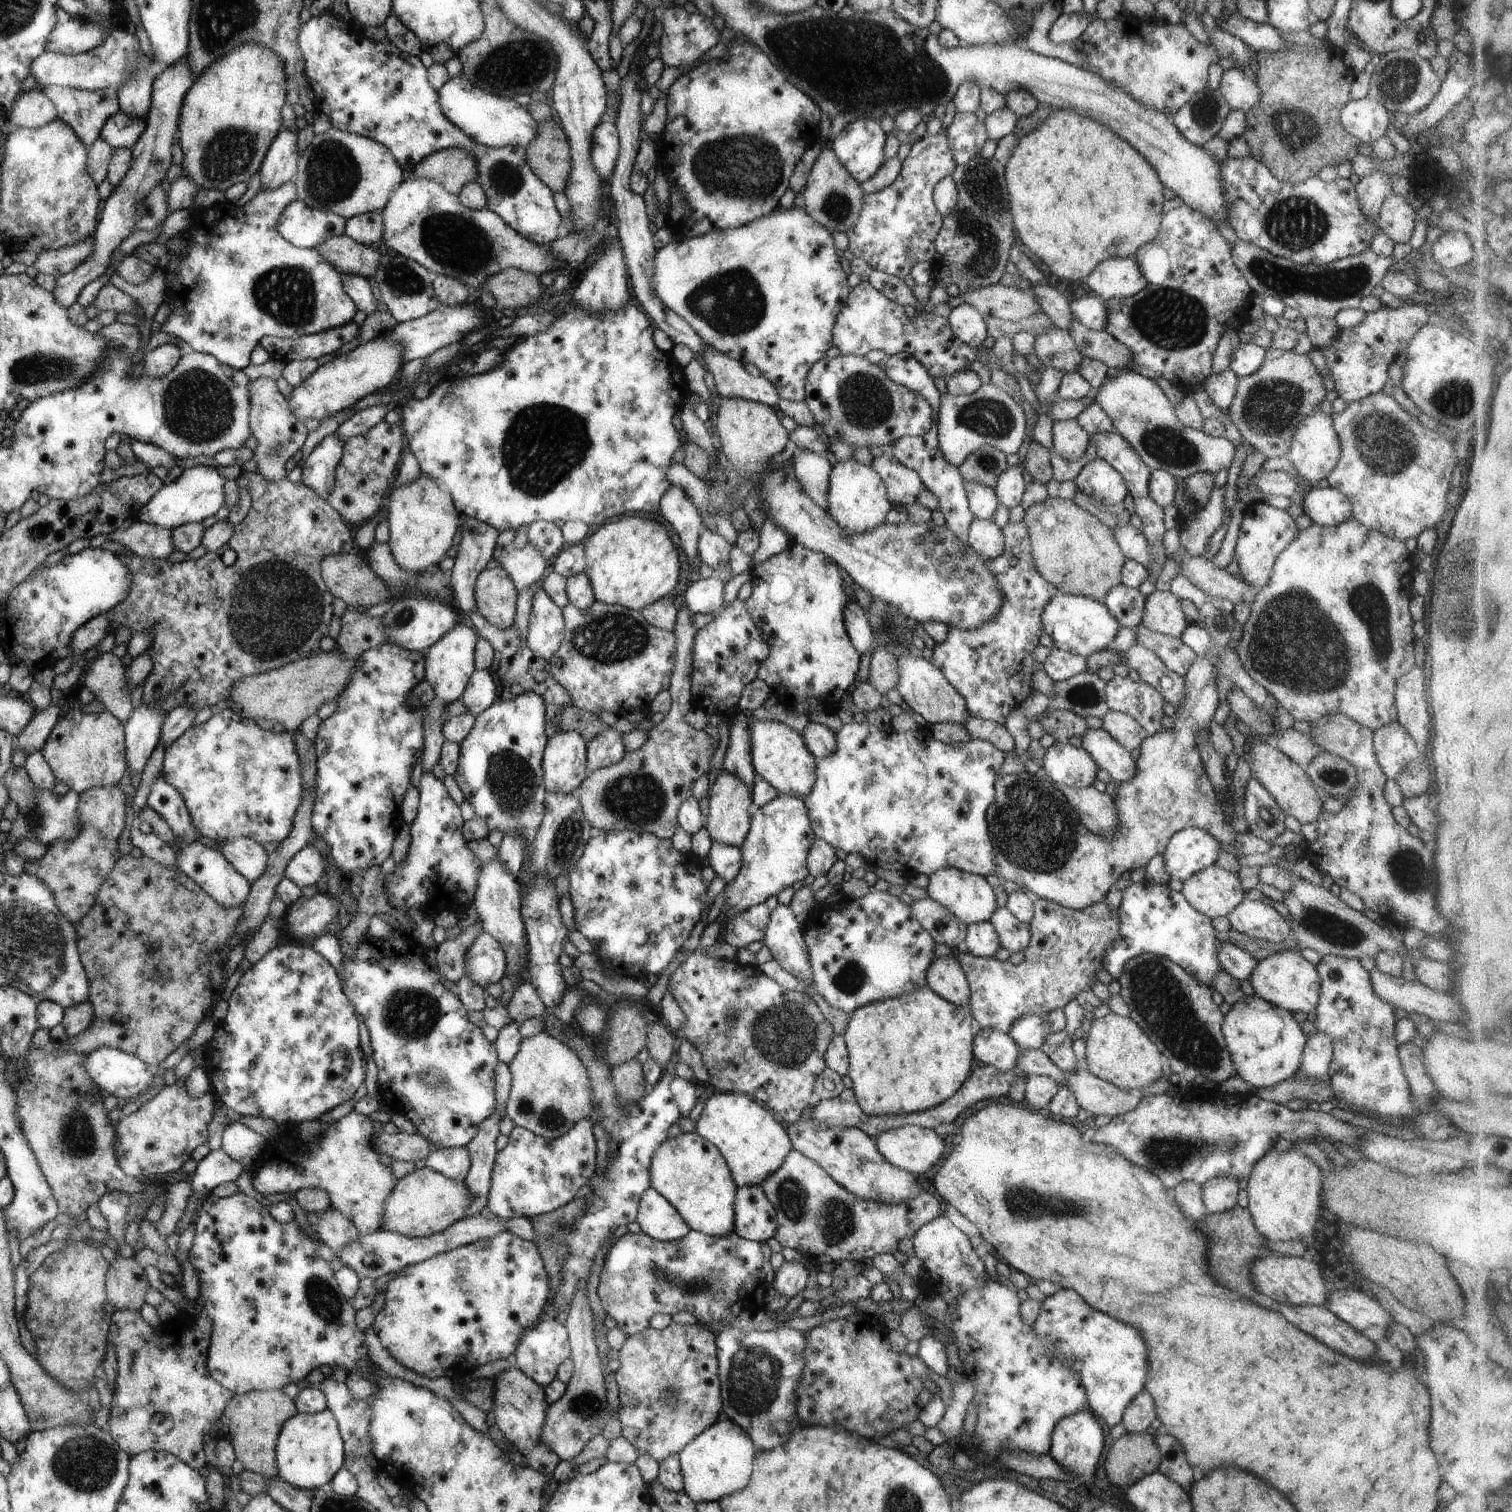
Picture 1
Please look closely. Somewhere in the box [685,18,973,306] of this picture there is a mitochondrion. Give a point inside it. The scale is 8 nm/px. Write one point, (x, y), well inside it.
(752, 167)

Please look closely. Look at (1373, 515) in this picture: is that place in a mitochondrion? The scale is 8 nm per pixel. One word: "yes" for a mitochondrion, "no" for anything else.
no

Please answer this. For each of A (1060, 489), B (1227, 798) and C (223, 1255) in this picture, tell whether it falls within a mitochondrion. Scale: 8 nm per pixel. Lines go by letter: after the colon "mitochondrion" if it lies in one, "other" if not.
A: other
B: other
C: other

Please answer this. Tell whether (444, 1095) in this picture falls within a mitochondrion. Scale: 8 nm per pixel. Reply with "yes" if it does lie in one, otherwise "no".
no

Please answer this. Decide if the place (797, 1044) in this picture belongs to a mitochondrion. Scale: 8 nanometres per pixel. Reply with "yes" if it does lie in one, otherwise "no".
yes

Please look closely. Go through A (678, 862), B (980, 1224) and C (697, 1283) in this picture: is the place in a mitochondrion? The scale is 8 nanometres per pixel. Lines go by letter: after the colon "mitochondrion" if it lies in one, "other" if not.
A: other
B: other
C: mitochondrion

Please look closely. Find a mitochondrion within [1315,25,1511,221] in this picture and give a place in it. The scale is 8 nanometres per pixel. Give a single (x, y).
(1398, 79)

